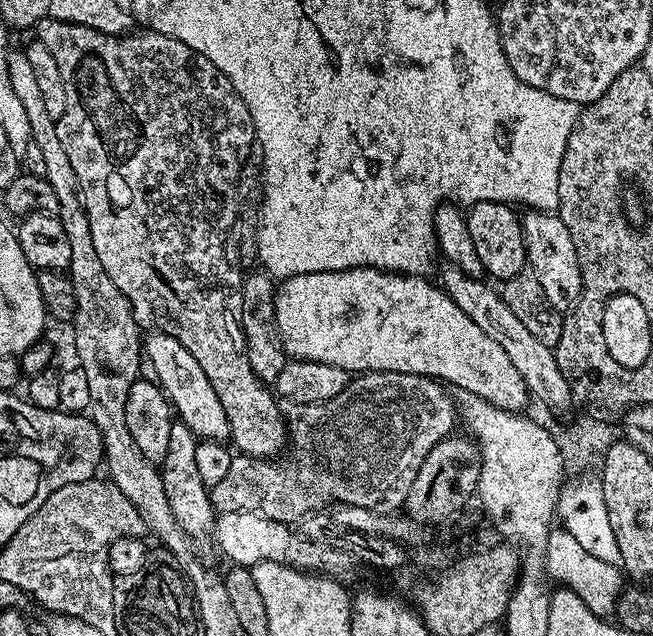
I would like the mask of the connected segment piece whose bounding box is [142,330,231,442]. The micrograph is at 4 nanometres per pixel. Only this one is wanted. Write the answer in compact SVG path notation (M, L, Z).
M159 330L152 331L145 342L142 352L152 364L153 377L165 392L169 403L177 412L179 419L193 431L196 437L205 441L227 441L231 437L229 422L224 407L216 400L213 387L206 378L205 371L198 365L197 359L172 335Z

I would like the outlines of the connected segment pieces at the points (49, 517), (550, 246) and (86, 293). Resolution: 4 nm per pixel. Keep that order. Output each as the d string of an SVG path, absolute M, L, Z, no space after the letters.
M93 478L82 484L67 484L52 492L46 498L46 502L34 515L22 525L13 536L8 539L8 545L14 550L10 556L18 556L18 562L35 562L42 558L60 557L62 554L68 554L72 550L82 550L84 544L104 544L106 540L113 541L123 536L135 536L137 538L145 535L142 517L138 510L131 504L130 499L122 494L115 482L108 484L101 478Z
M528 210L525 213L522 216L522 229L527 267L541 283L542 291L552 307L559 310L571 309L580 298L581 283L570 232L556 214L539 210Z
M54 121L51 124L30 124L30 130L32 131L31 143L36 144L38 150L42 150L42 158L46 162L44 179L50 182L54 194L58 197L59 218L66 230L66 239L70 241L70 262L67 271L72 277L77 313L82 316L82 322L85 324L90 321L95 323L95 329L98 330L103 341L111 342L114 346L118 342L125 343L125 341L137 343L136 320L132 317L133 305L127 296L112 285L106 270L102 270L102 262L98 262L98 250L94 250L88 215L82 206L82 198L78 194L74 166L69 165L62 151L62 142L56 139Z

